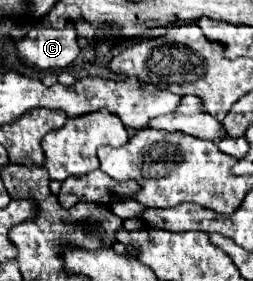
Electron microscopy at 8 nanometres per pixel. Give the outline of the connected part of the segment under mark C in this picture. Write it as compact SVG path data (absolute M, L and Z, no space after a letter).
M67 22L65 28L33 26L17 44L17 50L27 66L37 70L63 70L79 54L75 24Z

